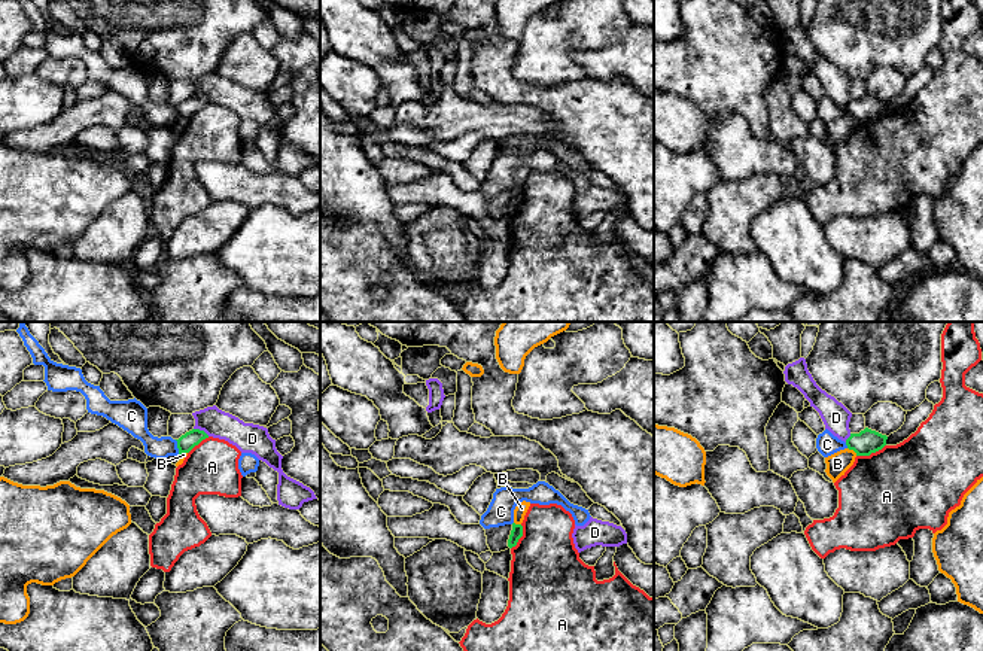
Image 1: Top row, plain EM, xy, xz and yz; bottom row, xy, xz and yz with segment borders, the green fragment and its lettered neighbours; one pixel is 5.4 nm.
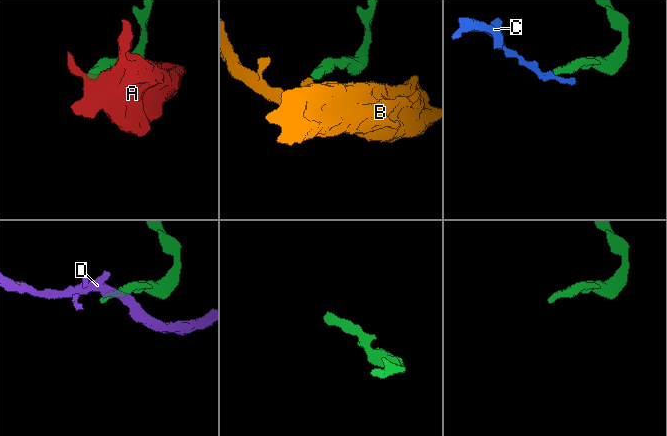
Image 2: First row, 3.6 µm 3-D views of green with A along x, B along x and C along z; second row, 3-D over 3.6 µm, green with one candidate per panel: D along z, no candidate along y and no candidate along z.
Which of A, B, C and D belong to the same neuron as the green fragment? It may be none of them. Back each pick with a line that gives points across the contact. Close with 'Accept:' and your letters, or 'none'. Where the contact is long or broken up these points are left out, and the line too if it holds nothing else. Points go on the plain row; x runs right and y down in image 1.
Accept: none

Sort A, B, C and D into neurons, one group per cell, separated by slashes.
A / B / C / D

